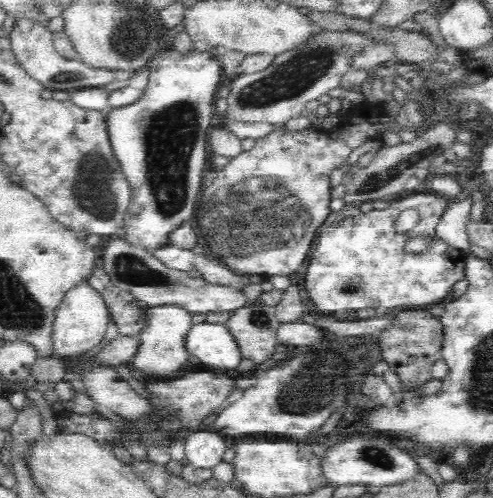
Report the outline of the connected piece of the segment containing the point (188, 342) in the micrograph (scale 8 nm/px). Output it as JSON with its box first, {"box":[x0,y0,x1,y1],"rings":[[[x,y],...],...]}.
{"box":[184,324,241,370],"rings":[[[192,324],[186,332],[184,346],[191,360],[200,360],[212,368],[234,370],[241,360],[238,345],[223,324]]]}

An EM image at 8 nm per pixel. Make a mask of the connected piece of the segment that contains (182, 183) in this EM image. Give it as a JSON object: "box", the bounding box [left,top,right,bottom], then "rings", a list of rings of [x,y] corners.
{"box":[104,50,220,250],"rings":[[[161,50],[150,62],[148,86],[138,102],[126,107],[109,108],[104,113],[106,132],[116,160],[129,180],[132,198],[126,211],[120,234],[128,242],[136,242],[147,250],[167,244],[167,235],[184,221],[192,221],[198,192],[204,182],[206,140],[212,124],[216,88],[220,84],[220,63],[208,52],[195,51],[183,55],[173,50]]]}

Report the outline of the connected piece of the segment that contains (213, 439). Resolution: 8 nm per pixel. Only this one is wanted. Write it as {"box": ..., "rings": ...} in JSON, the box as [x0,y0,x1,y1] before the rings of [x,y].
{"box":[180,429,231,469],"rings":[[[202,429],[186,433],[186,437],[180,439],[184,442],[188,465],[202,469],[212,469],[223,462],[223,456],[231,442],[221,433],[206,432]]]}

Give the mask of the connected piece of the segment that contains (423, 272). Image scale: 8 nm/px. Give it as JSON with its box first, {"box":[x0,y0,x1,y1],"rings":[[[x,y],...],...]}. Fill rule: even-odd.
{"box":[305,195,466,317],"rings":[[[410,195],[409,197],[391,201],[387,209],[372,209],[368,213],[359,213],[356,216],[344,217],[338,224],[325,226],[320,229],[318,248],[312,255],[308,264],[305,286],[310,300],[318,312],[336,312],[336,310],[360,310],[373,307],[377,310],[377,316],[384,317],[394,308],[406,308],[408,306],[424,307],[436,302],[448,301],[451,298],[452,286],[458,280],[464,279],[464,262],[466,254],[458,249],[448,246],[435,235],[445,204],[449,199],[442,195]],[[413,208],[420,215],[420,222],[414,230],[408,234],[400,234],[394,231],[394,222],[402,210]],[[413,237],[430,237],[430,248],[421,253],[405,251],[405,245]]]}

